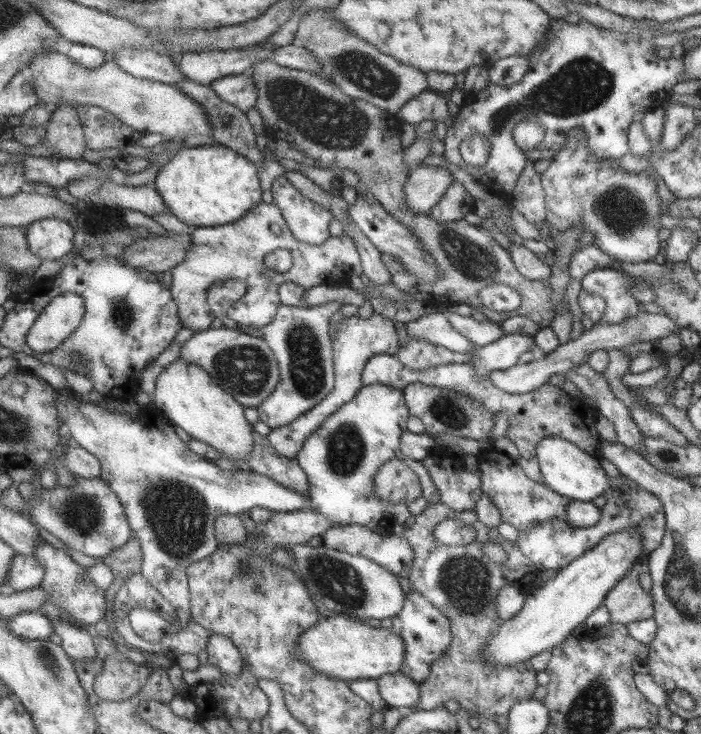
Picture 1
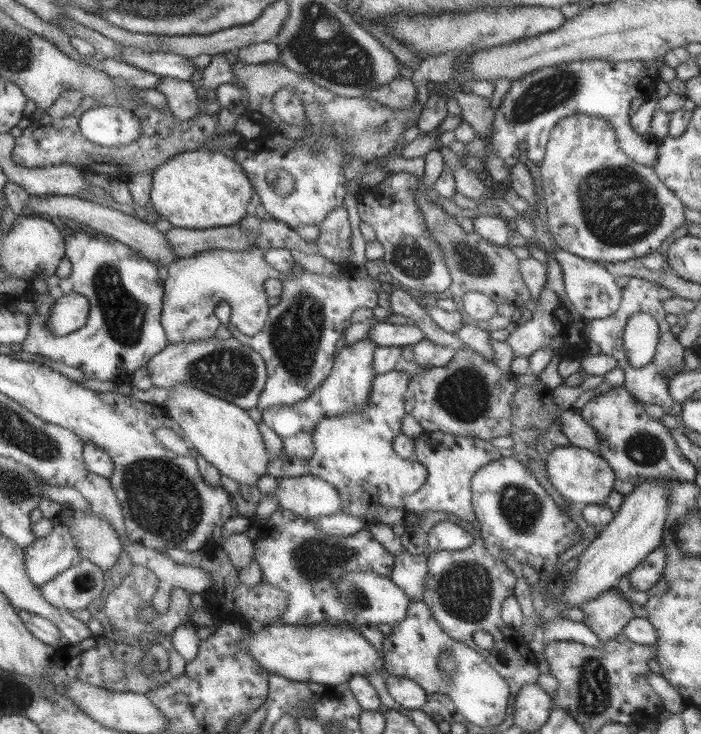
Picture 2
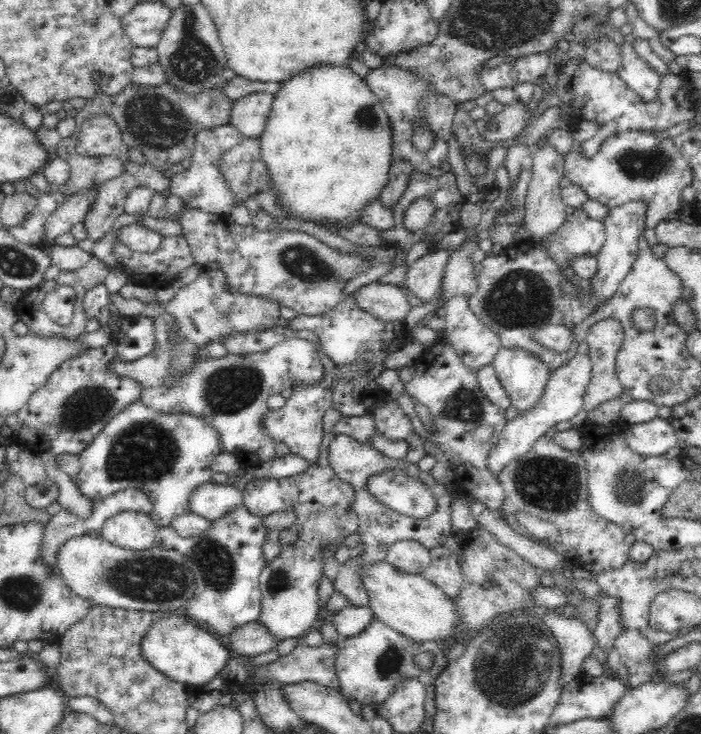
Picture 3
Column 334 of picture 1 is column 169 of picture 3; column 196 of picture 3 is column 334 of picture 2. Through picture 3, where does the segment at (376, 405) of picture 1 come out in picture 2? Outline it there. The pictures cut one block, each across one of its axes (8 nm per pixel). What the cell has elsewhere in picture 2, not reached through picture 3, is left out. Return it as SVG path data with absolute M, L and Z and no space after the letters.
M398 370L376 374L366 402L367 406L351 416L323 418L313 429L311 442L313 442L314 451L312 456L307 458L308 473L322 478L337 489L342 498L341 511L345 514L363 517L373 523L375 520L372 520L372 516L368 514L369 503L379 503L404 510L402 496L411 494L425 482L426 470L422 464L418 460L405 461L399 458L392 448L393 438L401 432L401 419L406 415L404 394L407 390L408 379L404 372Z

